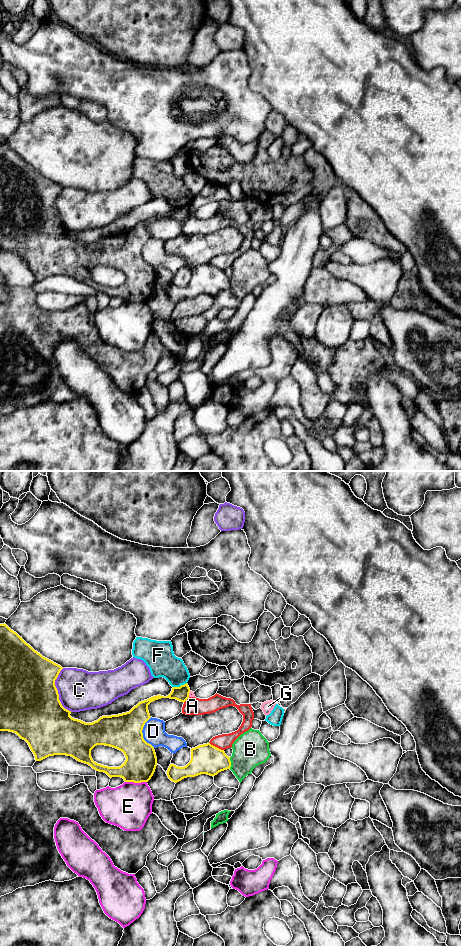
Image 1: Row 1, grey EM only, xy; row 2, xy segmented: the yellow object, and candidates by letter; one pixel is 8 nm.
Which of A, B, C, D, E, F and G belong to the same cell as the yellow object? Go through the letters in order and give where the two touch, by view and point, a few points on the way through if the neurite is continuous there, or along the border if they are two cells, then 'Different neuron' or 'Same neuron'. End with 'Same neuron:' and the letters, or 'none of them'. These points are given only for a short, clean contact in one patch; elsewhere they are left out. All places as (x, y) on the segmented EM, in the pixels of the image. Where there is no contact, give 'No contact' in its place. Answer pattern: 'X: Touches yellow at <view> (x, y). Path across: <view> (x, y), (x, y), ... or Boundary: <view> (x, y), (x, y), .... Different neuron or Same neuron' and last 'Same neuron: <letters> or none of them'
A: Touches yellow at xy (216, 747). Different neuron
B: Touches yellow at xy (230, 763). Boundary: xy (229, 757), (230, 768). Different neuron
C: Touches yellow at xy (57, 691). Different neuron
D: Touches yellow at xy (142, 733). Different neuron
E: Touches yellow at xy (136, 782). Different neuron
F: Touches yellow at xy (180, 686). Different neuron
G: Touches yellow at xy (188, 694). Boundary: xy (190, 691), (188, 696). Different neuron
Same neuron: none of them

